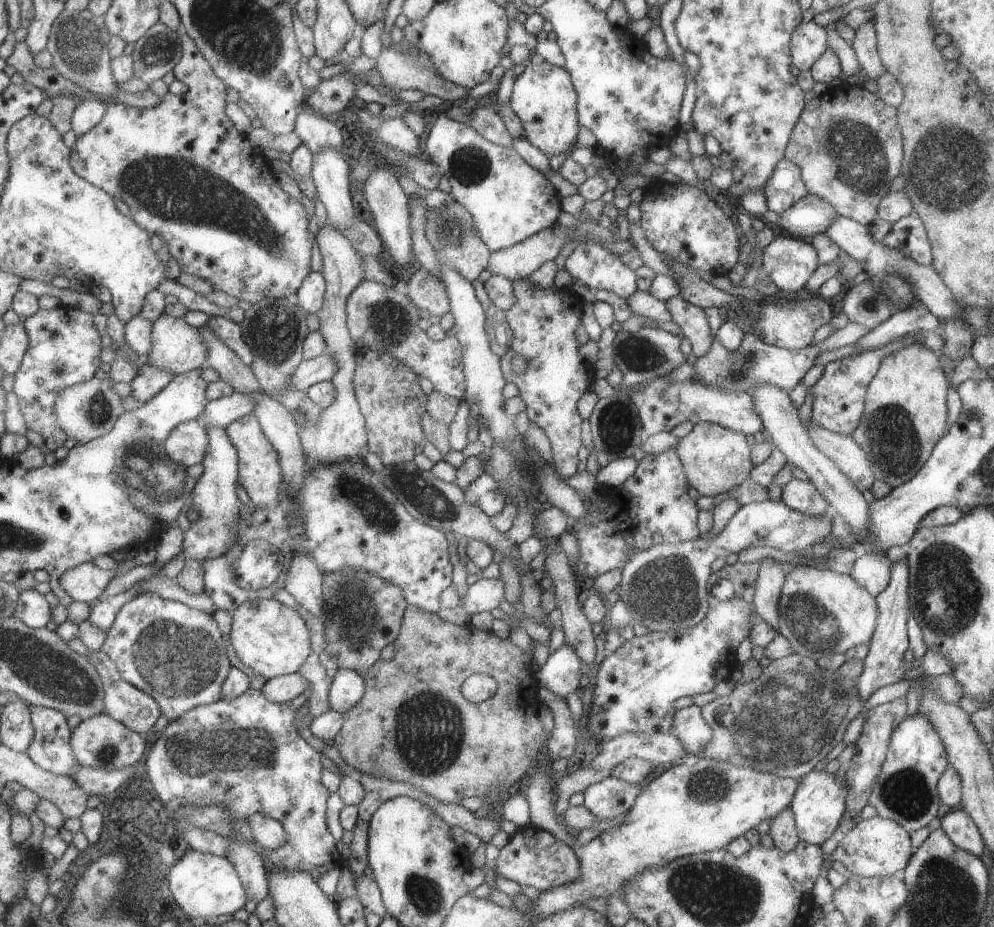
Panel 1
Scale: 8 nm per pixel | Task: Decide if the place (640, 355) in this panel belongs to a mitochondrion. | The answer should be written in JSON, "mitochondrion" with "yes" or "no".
{"mitochondrion":"yes"}

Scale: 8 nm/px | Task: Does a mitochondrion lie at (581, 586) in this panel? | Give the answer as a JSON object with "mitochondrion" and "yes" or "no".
{"mitochondrion":"no"}

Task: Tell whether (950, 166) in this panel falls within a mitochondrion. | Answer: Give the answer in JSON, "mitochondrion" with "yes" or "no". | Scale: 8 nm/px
{"mitochondrion":"yes"}

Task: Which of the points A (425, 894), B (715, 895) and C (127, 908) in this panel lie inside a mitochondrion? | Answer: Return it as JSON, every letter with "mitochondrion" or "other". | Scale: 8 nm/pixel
{"A":"mitochondrion","B":"mitochondrion","C":"other"}

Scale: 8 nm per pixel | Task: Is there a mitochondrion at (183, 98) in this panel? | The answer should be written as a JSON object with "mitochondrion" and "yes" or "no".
{"mitochondrion":"no"}

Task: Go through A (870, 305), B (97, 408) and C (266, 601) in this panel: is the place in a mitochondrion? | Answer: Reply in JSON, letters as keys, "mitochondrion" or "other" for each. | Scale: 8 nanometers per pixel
{"A":"mitochondrion","B":"mitochondrion","C":"other"}

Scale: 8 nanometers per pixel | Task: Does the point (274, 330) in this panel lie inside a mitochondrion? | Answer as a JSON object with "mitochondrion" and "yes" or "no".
{"mitochondrion":"yes"}

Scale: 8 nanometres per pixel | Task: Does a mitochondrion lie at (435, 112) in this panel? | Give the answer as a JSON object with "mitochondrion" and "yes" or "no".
{"mitochondrion":"no"}

